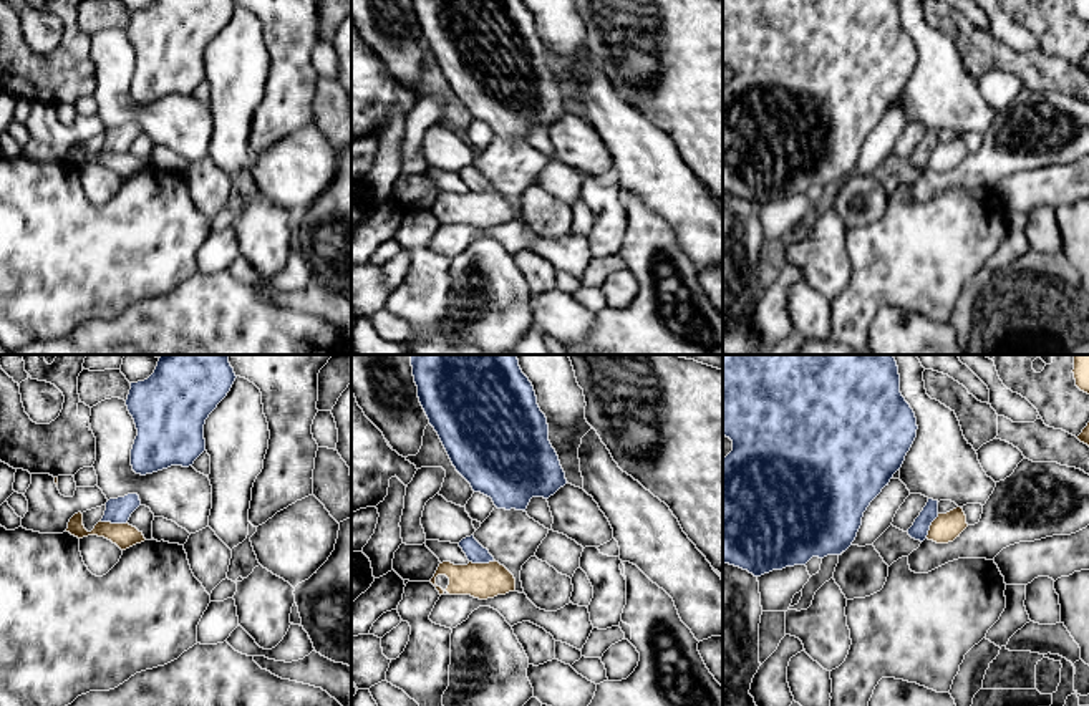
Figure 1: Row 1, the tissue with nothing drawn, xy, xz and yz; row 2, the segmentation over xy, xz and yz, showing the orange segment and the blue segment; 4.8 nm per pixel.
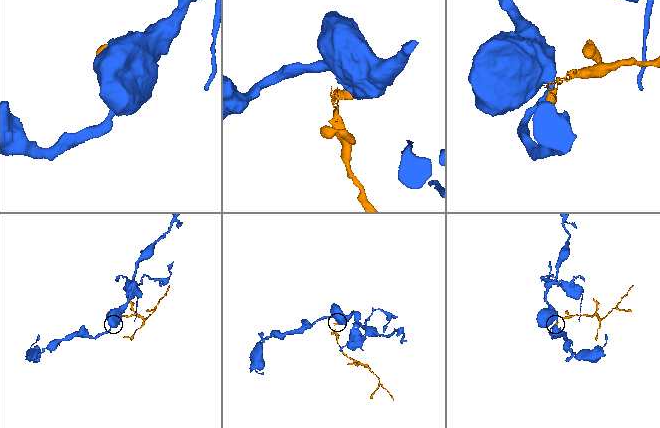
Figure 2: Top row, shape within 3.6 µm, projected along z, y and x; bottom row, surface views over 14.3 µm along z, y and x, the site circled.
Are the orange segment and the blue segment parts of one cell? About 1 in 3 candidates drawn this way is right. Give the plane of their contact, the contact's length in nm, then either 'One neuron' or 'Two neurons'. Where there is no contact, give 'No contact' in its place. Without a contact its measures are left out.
Touches orange in xy. Shared border 140 nm. Two neurons

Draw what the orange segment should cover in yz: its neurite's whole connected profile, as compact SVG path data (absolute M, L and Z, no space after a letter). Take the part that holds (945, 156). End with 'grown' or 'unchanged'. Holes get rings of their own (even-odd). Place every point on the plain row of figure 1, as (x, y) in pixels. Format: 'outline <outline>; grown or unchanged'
outline M961 136L946 143L938 143L932 151L927 167L937 172L953 171L968 156L966 144Z; unchanged

